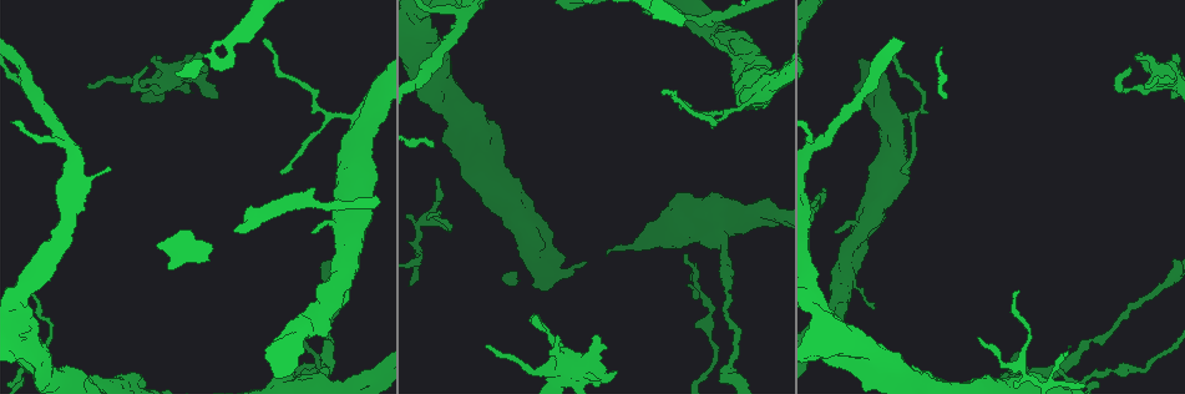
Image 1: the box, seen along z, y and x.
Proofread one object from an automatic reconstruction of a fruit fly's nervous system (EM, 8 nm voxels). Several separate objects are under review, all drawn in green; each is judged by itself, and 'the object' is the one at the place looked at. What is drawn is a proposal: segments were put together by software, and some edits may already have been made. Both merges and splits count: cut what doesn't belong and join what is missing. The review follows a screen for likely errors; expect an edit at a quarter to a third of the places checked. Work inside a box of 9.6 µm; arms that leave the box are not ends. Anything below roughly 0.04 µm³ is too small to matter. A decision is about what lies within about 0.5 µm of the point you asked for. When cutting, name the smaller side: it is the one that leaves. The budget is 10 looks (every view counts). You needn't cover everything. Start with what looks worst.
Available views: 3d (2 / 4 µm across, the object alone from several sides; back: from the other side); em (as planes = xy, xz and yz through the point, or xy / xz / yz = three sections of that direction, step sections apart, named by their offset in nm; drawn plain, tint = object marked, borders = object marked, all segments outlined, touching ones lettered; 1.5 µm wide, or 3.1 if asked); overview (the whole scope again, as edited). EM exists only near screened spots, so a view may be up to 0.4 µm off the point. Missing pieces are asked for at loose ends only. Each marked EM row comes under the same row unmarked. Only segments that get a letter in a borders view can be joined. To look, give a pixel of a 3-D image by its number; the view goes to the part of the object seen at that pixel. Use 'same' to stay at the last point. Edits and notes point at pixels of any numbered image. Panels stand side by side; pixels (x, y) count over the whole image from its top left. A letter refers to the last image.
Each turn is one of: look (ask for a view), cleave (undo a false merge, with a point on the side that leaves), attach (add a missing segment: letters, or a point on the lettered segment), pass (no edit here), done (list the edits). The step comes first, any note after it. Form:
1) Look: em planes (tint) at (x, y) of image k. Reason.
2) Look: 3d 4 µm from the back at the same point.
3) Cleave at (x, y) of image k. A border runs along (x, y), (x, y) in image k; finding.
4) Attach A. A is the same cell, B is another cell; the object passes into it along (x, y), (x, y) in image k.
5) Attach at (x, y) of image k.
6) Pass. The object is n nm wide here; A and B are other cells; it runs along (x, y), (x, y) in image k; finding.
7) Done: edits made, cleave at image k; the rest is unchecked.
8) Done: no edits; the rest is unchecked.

Look: 3d 4 µm from the back at (87, 88) of image 1. Thin end.

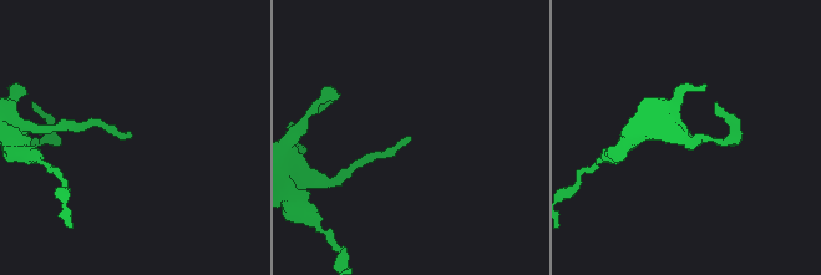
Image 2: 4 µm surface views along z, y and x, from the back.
Look: em xz step 8 (tint) at (131, 137) of image 2. Need the tissue.

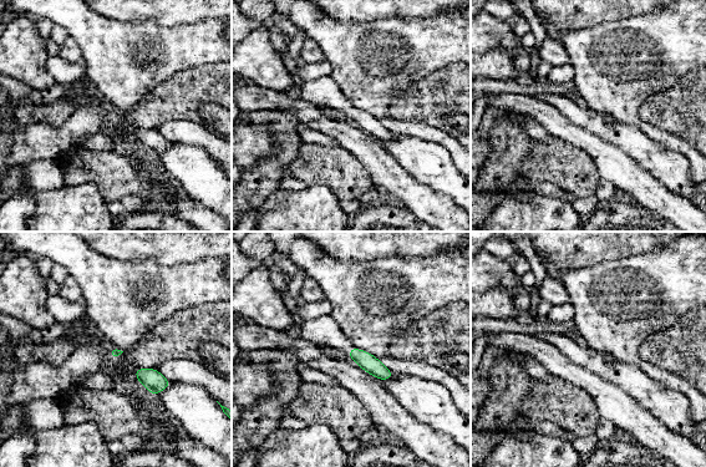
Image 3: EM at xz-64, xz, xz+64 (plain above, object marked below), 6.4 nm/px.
Look: em planes (borders) at the same point. Cut it another way.

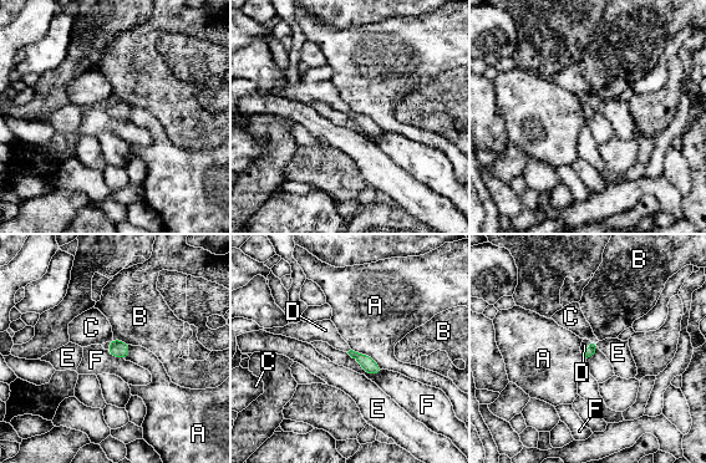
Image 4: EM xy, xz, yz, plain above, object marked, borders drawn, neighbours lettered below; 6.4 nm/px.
Attach D. D is the same cell, A, B, C, E and F are other cells; the object passes into it along (593, 346), (588, 347), (584, 345) in image 4; the neuron continues.

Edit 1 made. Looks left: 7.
Look: 3d 2 µm at (312, 193) of image 1. Free end.

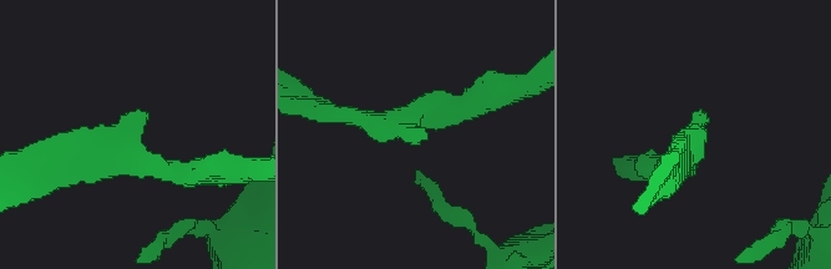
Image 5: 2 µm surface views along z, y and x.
Look: em planes (tint) at (703, 124) of image 5. Now the EM.

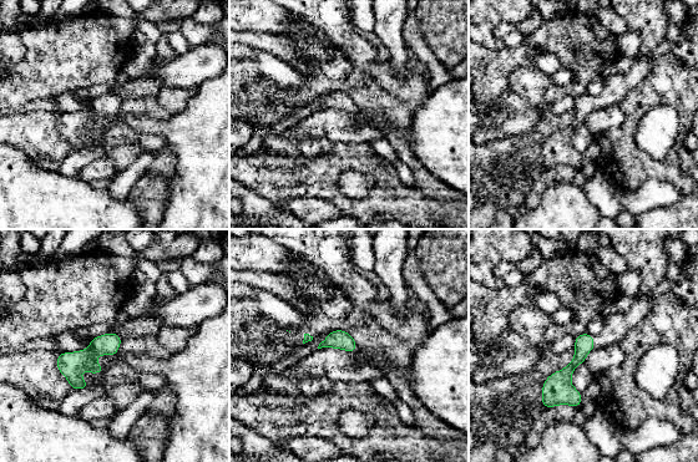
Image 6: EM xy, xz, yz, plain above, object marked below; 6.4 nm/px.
Look: em planes (borders) at the same point. See the neighbours.

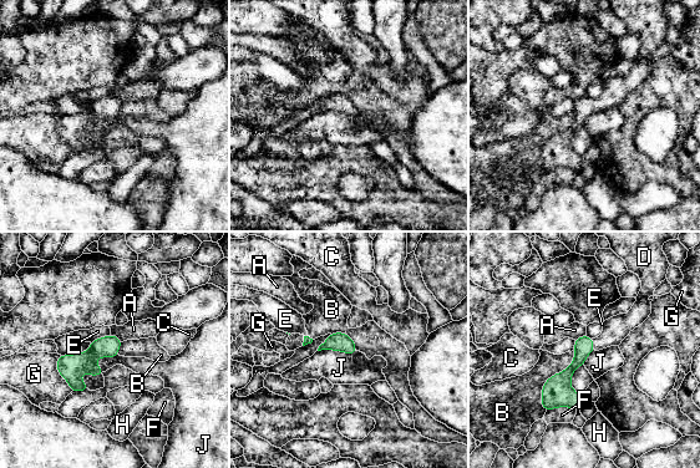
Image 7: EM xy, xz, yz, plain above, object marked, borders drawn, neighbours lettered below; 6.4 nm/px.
Attach D. The longest contact is with B, 440 nm; D is the same cell, A, B, C, E, F, G, H and J are other cells; the object passes into it along (583, 346), (593, 345), (615, 329) in image 7; the neuron continues.

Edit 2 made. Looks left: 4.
Look: 3d 4 µm from the back at (681, 107) of image 1. Branch stops here.

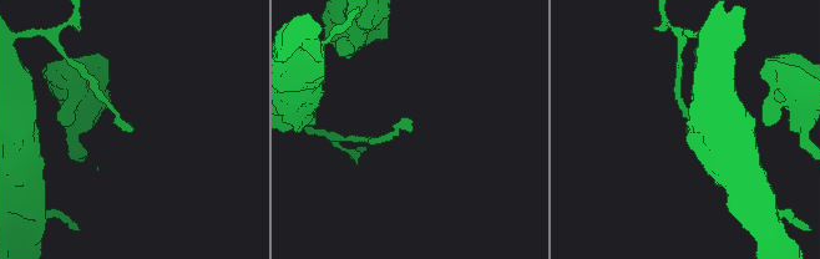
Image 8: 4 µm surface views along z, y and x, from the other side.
Look: em planes (borders) at (412, 129) of image 8.

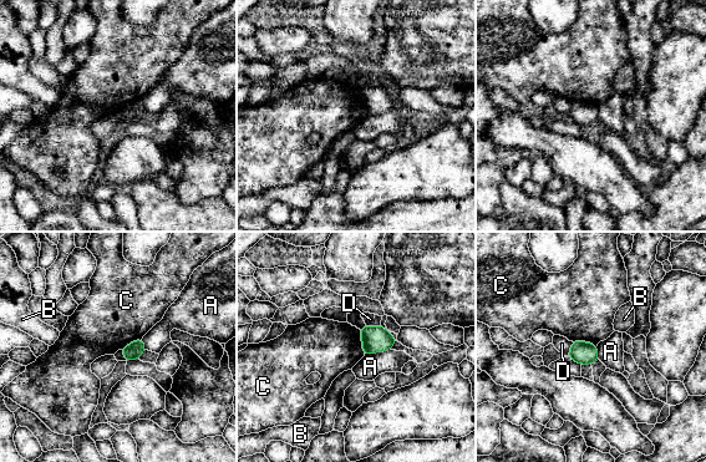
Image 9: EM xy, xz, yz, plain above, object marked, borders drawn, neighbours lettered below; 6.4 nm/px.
Pass. A, B, C and D are other cells; a border runs along (357, 329), (364, 355) in image 9; none of them fits.

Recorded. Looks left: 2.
Done: edits made, attach at image 4, attach at image 7; the rest is unchecked.

